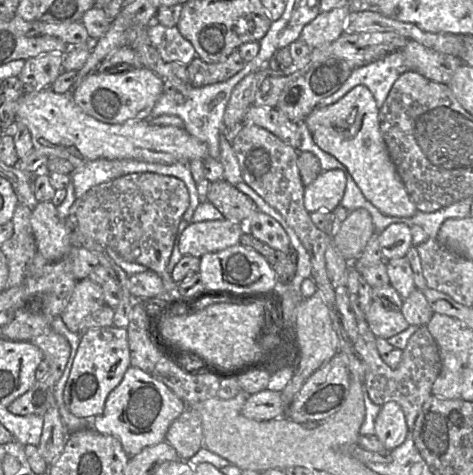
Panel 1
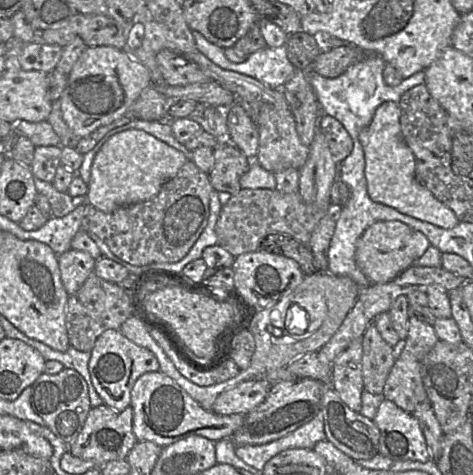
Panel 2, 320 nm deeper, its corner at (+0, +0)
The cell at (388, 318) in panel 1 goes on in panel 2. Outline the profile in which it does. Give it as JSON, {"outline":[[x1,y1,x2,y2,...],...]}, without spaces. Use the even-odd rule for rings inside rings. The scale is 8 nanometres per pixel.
{"outline":[[409,317,409,330,405,339,405,347,400,357,395,360,387,377,382,394,384,399,393,401,397,406,409,413,412,413,416,406,423,402,431,404,423,385,421,369,423,359,438,340,439,338,432,325]]}

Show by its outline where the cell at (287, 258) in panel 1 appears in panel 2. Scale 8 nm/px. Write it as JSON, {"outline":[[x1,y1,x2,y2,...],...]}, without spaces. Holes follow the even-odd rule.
{"outline":[[269,234,262,239,260,249,295,260,305,276,318,272,309,245,302,244,290,235]]}

